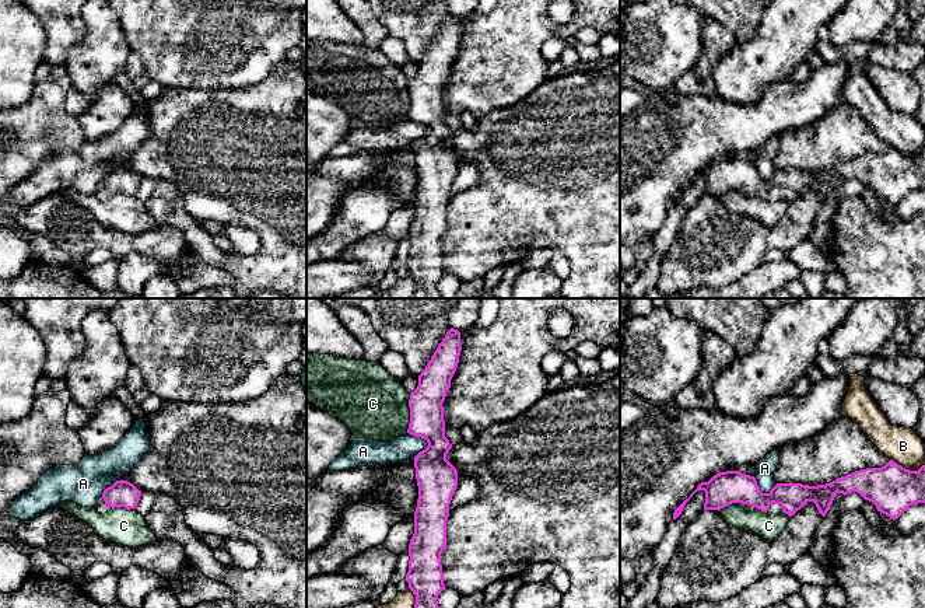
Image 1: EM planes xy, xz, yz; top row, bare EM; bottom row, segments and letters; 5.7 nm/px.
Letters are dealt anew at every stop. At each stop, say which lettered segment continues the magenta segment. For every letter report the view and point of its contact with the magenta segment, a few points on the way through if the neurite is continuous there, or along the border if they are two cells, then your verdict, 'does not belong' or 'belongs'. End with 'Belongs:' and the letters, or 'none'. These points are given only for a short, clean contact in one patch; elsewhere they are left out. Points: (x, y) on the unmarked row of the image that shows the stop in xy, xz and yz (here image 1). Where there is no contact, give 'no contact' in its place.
A: xz (424, 125) | along xz (407, 118), (420, 122), (427, 129), (416, 142) | does not belong
B: yz (907, 156) | along yz (890, 144), (910, 156), (918, 156), (924, 152) | does not belong
C: yz (742, 189) | does not belong
Belongs: none

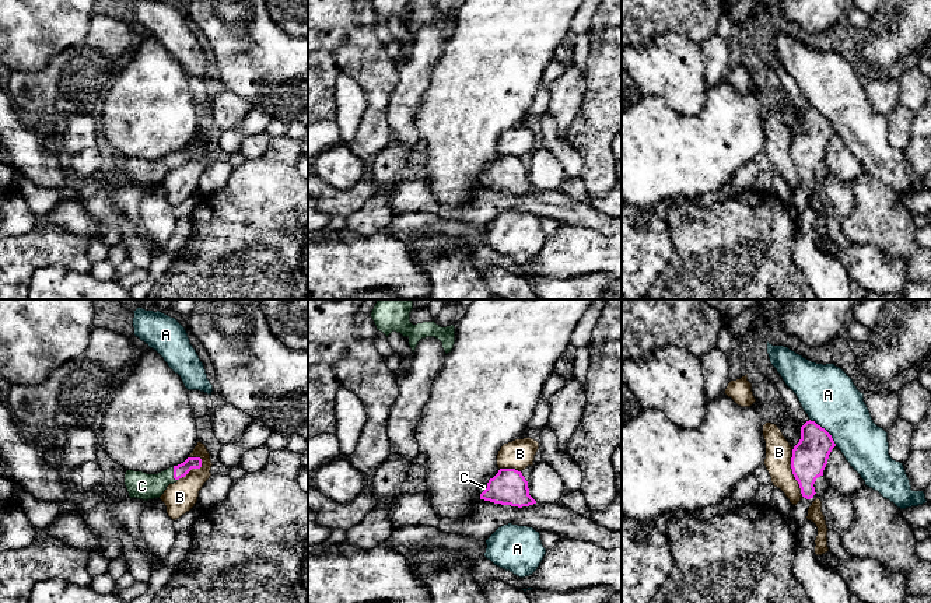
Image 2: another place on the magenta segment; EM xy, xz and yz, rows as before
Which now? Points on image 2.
A: yz (825, 116) | along yz (809, 105), (819, 111), (836, 132) | does not belong
B: yz (793, 160) | along yz (791, 136), (791, 160), (802, 182) | does not belong
C: xy (174, 161) | across xy (181, 157), (174, 161), (153, 172), (142, 172) | belongs
Belongs: C

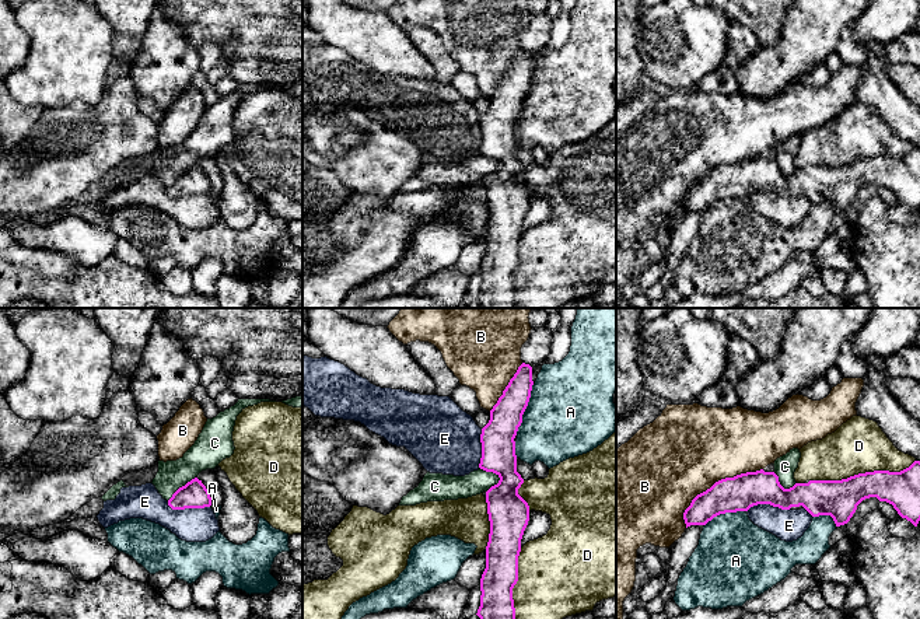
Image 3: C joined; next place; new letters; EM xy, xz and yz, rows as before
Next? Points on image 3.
A: xz (525, 94) | does not belong
B: yz (714, 170) | does not belong
C: xz (496, 160) | along xz (479, 153), (492, 157), (499, 164), (488, 177) | does not belong
D: yz (861, 160) | does not belong
E: yz (768, 189) | does not belong
Belongs: none

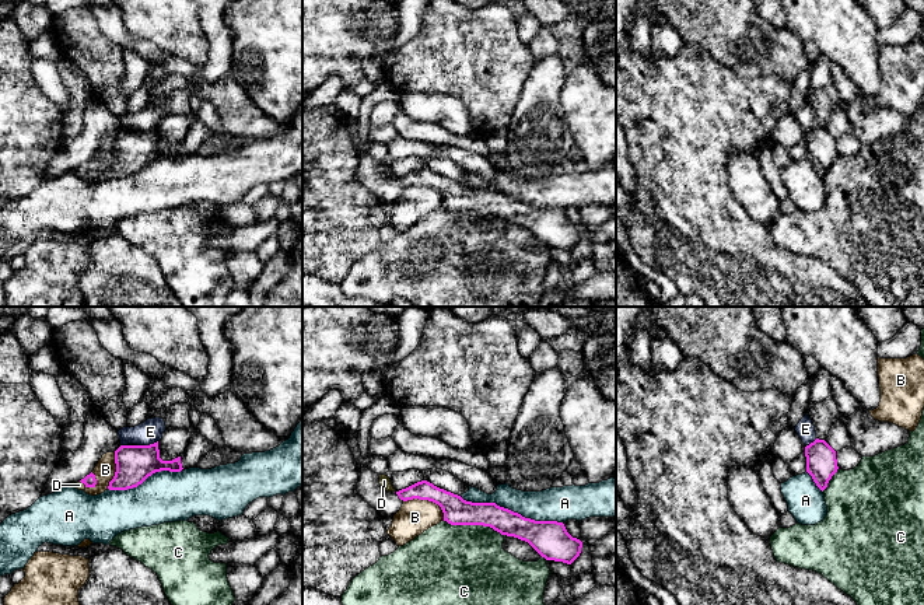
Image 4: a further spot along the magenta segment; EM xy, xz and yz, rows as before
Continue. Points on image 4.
A: xz (510, 196) | does not belong
B: xz (429, 186) | along xz (403, 186), (431, 186), (440, 193), (444, 206) | does not belong
C: xz (473, 210) | does not belong
D: xy (83, 168) | across xy (90, 167), (83, 168), (79, 171) | belongs
E: xy (147, 132) | along xy (157, 126), (137, 132) | does not belong
Belongs: D

